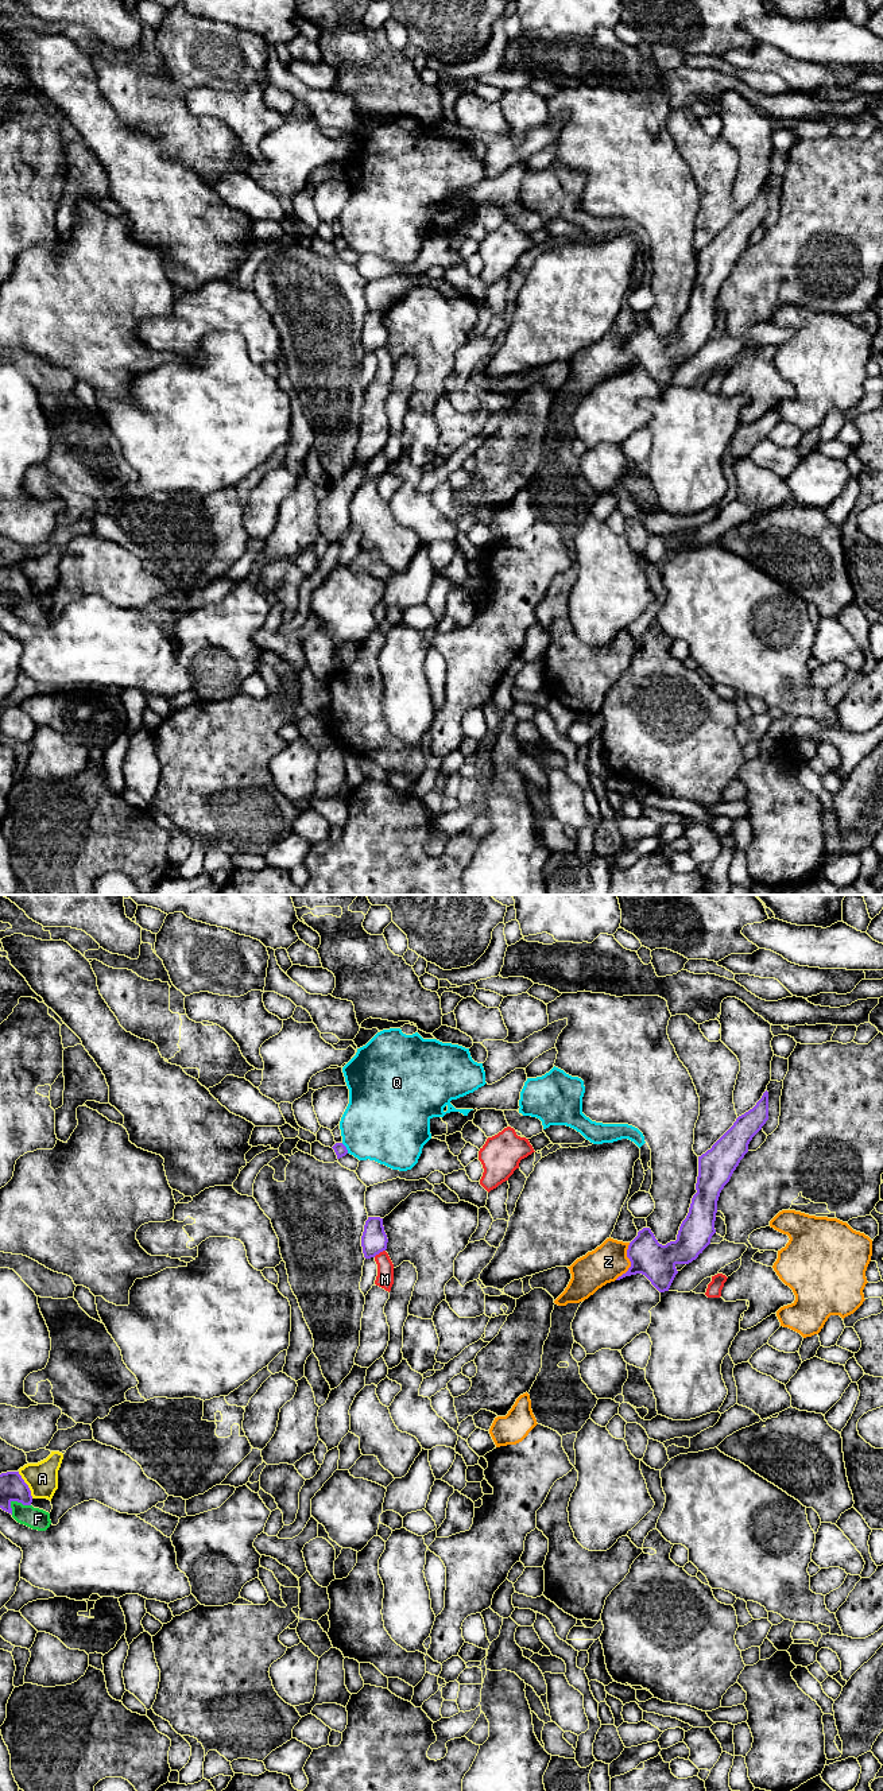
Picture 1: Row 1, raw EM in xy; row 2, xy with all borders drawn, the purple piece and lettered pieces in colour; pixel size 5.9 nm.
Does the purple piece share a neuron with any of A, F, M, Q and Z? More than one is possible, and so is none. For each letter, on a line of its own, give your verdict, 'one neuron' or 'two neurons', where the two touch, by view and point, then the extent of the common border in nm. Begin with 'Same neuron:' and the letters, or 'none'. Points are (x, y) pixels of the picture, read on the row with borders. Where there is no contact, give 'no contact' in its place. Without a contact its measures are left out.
Same neuron: none
A: two neurons; meets purple in xy at (27, 1485); contact 180 nm long
F: two neurons; meets purple in xy at (20, 1501); contact 130 nm long
M: two neurons; meets purple in xy at (379, 1252); contact 80 nm long
Q: two neurons; meets purple in xy at (345, 1148); contact 80 nm long
Z: two neurons; meets purple in xy at (631, 1263); contact 240 nm long

